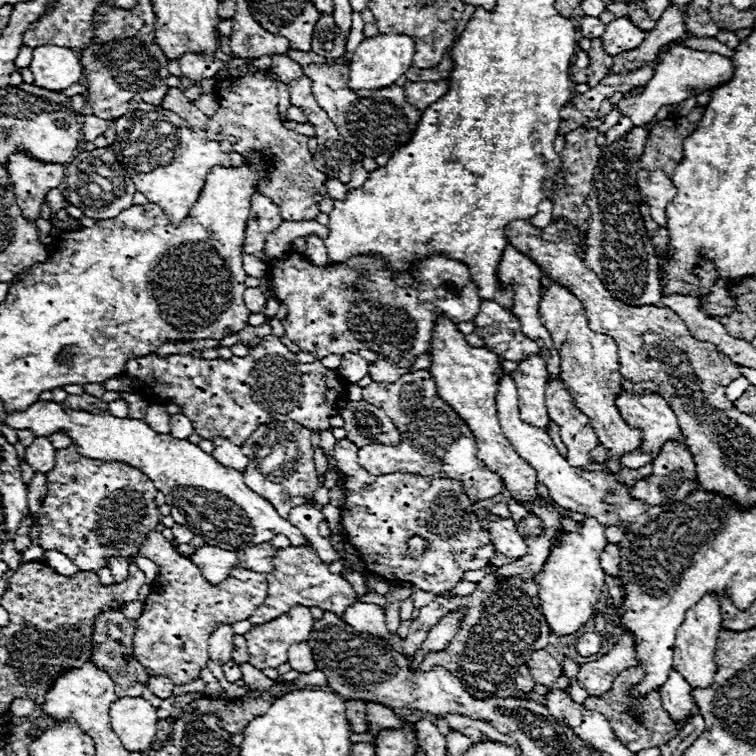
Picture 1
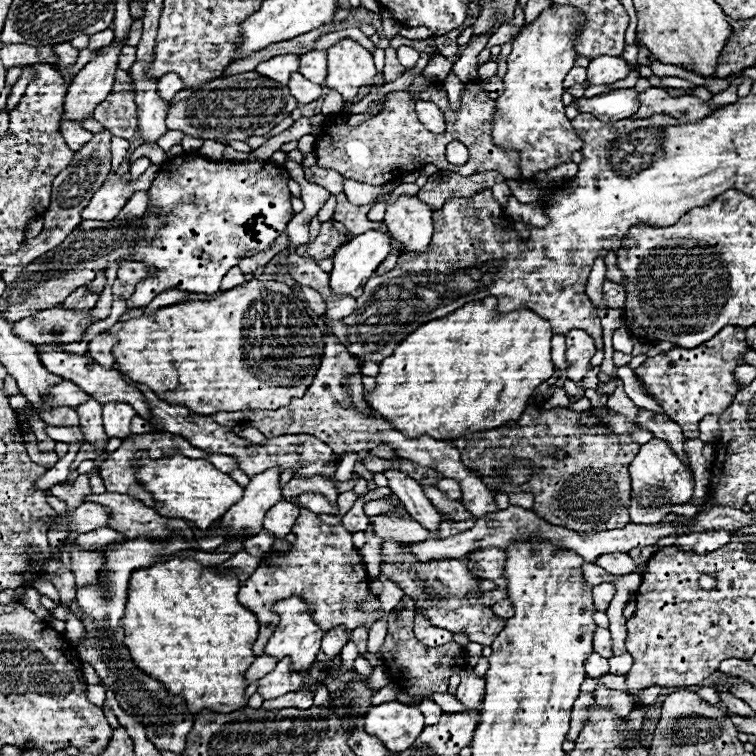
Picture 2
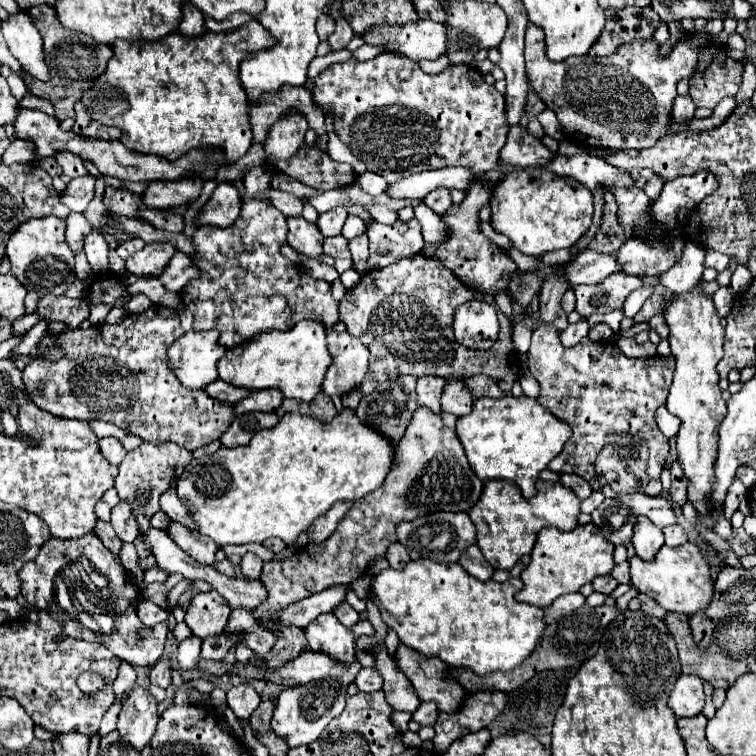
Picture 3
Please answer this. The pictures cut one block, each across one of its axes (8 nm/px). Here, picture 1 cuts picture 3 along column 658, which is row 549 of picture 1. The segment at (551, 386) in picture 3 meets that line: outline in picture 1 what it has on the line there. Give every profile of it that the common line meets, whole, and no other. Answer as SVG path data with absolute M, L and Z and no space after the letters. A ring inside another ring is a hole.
M342 438L334 444L332 458L344 472L342 488L346 498L340 510L346 538L370 572L444 596L446 590L452 590L460 582L464 572L484 568L490 562L496 550L458 480L422 478L416 474L372 476L358 466L356 452L358 446ZM414 534L430 542L430 550L416 560L406 552L408 538Z

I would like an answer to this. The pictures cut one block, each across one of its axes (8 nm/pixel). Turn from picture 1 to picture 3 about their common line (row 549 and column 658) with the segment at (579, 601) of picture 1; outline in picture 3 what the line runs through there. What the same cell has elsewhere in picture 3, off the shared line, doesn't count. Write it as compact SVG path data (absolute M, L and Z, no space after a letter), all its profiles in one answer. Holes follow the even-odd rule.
M686 542L678 548L662 546L652 562L646 562L634 556L630 560L630 576L632 576L634 588L658 600L662 608L670 612L682 612L686 616L692 616L694 612L700 612L702 608L706 608L706 604L710 604L710 596L714 596L714 580L710 572L710 562L702 554L696 542Z

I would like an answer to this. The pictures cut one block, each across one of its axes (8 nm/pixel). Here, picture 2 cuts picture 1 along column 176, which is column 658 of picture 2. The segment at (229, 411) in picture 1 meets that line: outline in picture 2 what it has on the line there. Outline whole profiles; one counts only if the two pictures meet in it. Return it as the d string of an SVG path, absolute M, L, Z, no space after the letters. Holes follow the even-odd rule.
M722 328L722 332L718 332L714 338L710 338L706 344L700 344L698 348L672 348L664 354L658 354L654 358L646 358L644 364L640 364L636 368L636 376L642 384L642 388L646 390L648 396L652 396L664 410L664 414L668 414L682 430L684 436L694 440L700 436L698 424L706 414L722 414L734 400L736 392L740 390L740 386L734 384L734 368L742 364L742 354L748 350L748 344L744 340L744 330L742 328Z

